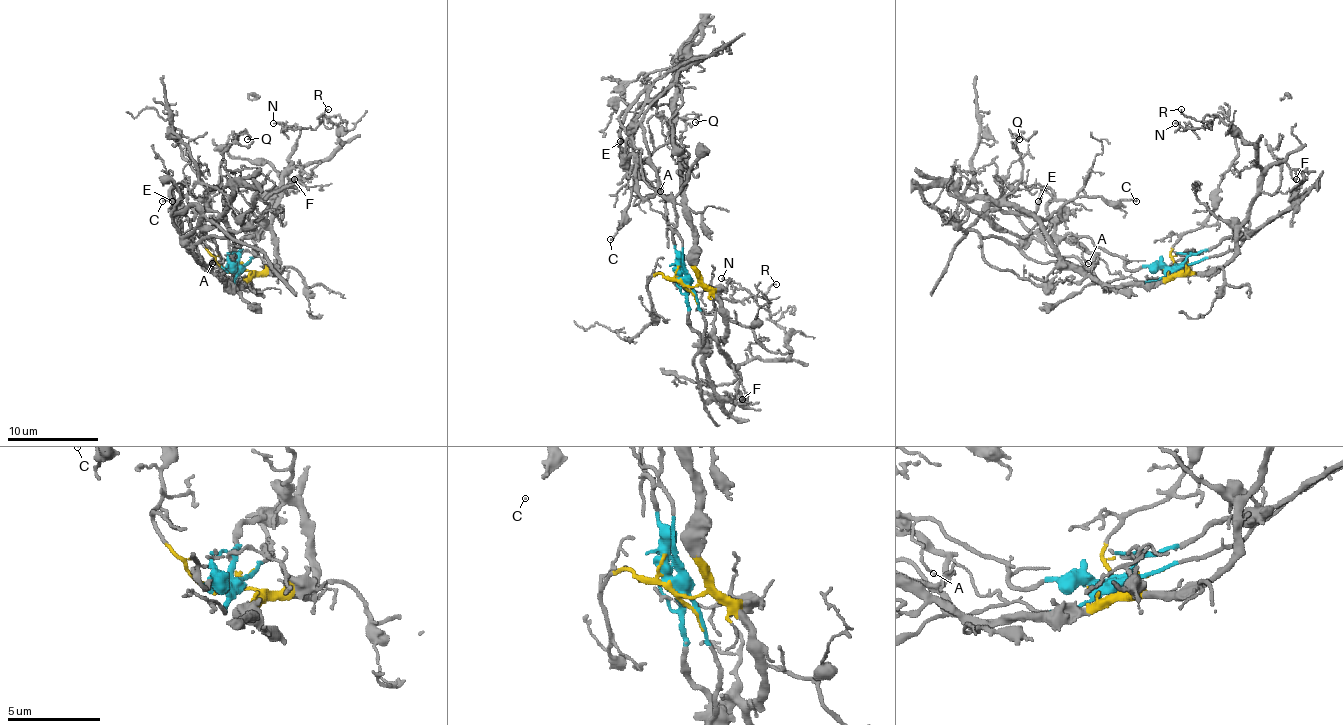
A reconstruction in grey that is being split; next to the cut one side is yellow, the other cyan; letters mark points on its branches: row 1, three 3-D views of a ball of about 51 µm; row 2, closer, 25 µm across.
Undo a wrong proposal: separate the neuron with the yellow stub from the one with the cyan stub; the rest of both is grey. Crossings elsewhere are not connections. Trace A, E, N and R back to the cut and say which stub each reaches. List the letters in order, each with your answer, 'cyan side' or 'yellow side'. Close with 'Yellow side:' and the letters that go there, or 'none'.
A: cyan side
E: cyan side
N: yellow side
R: yellow side
Yellow side: N, R

